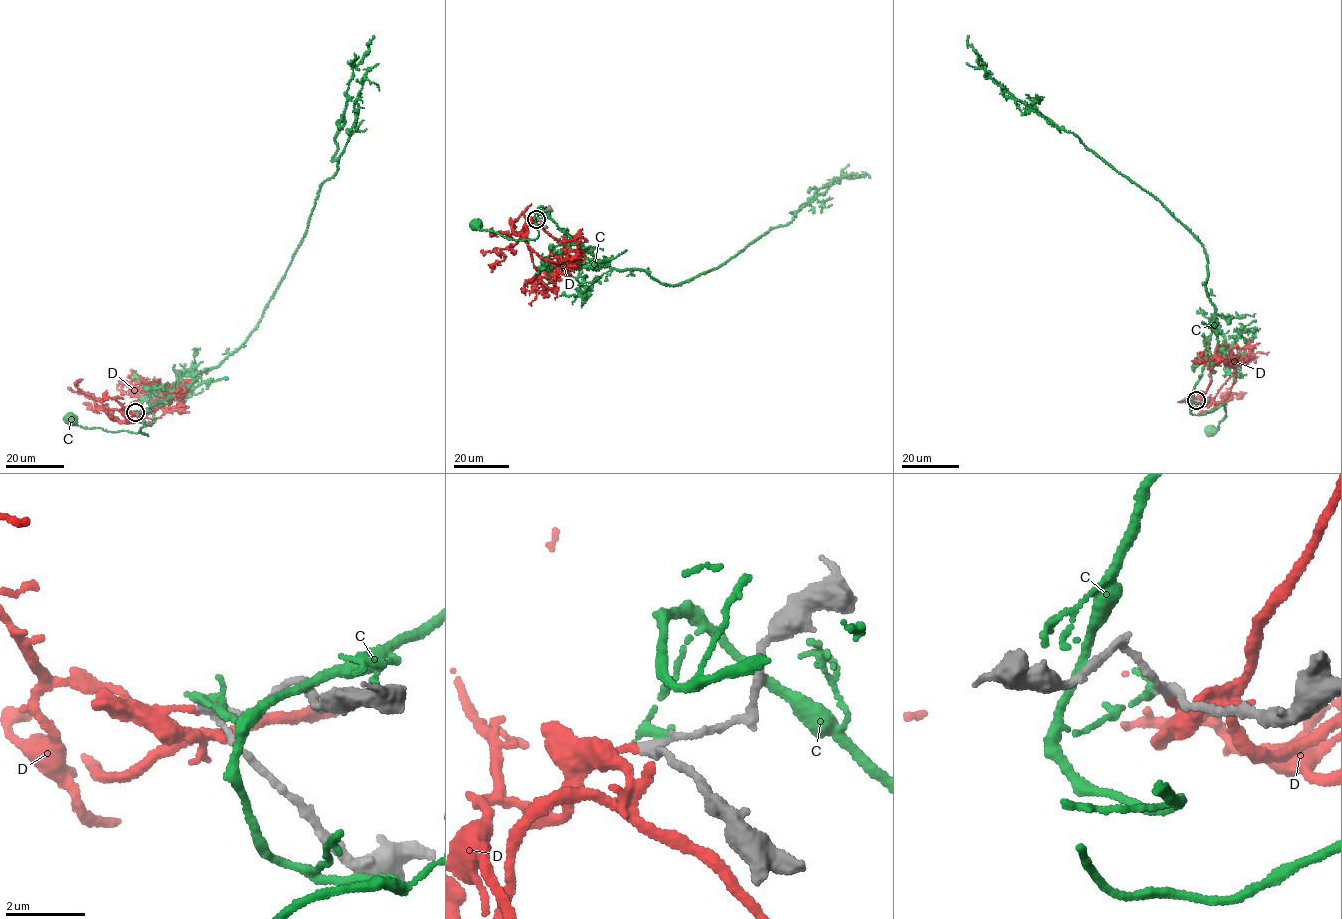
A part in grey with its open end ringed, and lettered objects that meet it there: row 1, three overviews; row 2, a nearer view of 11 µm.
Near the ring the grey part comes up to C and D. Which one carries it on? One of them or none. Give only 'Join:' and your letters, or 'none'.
Join: D

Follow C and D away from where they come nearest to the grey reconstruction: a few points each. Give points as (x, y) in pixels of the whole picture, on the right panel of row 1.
C: (1195, 400), (1188, 404), (1197, 408), (1191, 413), (1199, 415), (1224, 405), (1226, 416), (1218, 430), (1210, 431)
D: (1197, 400), (1204, 404), (1221, 402), (1235, 379), (1235, 366), (1259, 343)

